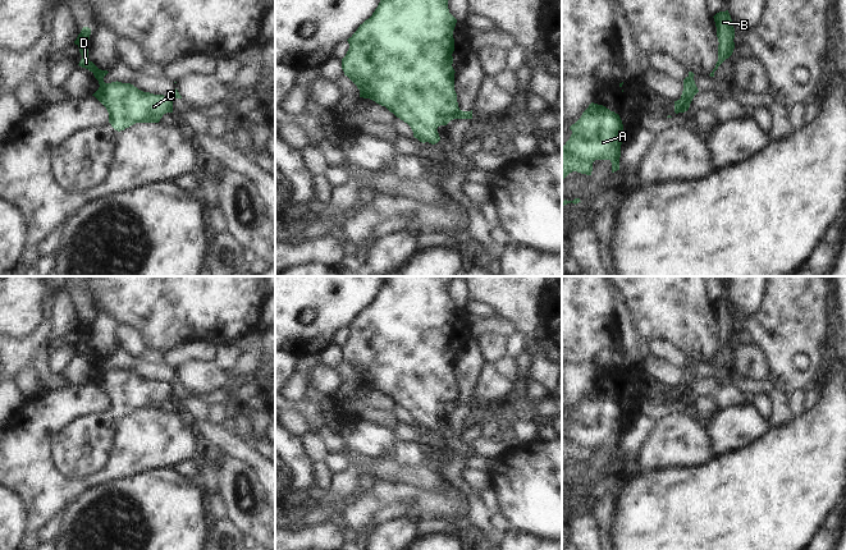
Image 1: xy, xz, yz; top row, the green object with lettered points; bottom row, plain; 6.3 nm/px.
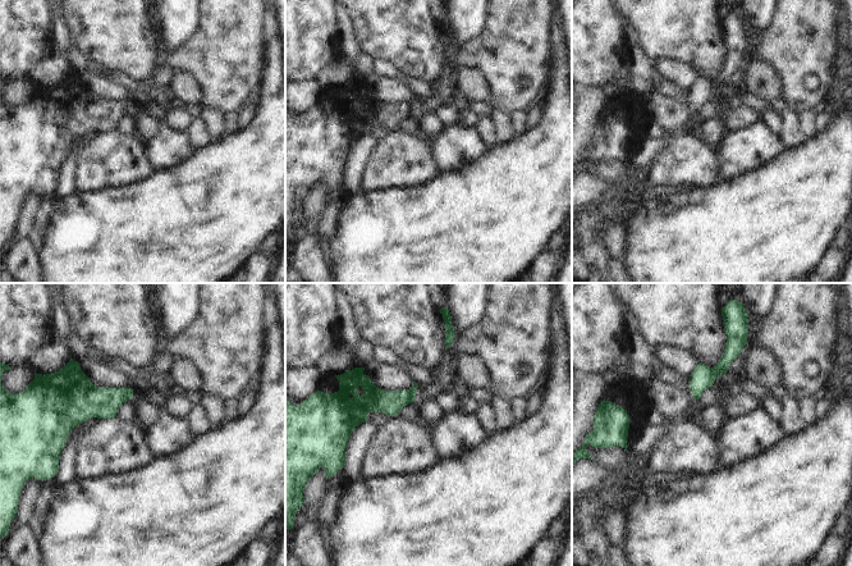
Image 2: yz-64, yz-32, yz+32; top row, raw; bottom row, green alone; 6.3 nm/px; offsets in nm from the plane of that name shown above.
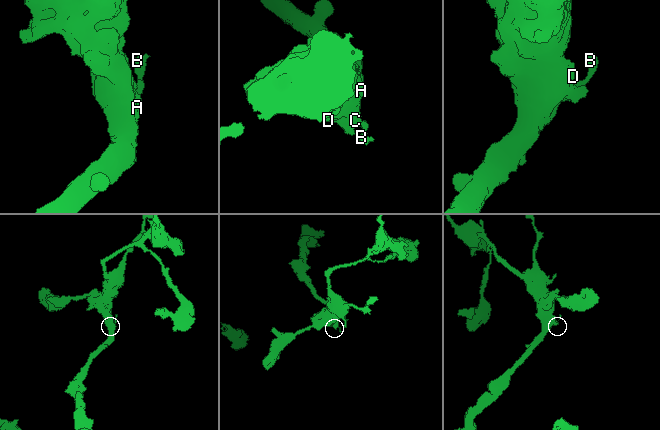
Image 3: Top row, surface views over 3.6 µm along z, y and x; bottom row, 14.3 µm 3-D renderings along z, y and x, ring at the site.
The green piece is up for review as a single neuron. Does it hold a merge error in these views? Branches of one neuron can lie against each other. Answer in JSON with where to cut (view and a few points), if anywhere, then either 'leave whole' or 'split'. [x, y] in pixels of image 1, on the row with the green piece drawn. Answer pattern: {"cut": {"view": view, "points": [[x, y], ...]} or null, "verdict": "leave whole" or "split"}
{"cut": {"view": "yz", "points": [[680, 99], [681, 104], [689, 105]]}, "verdict": "split"}

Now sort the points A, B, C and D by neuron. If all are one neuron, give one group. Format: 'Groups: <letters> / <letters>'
Groups: A C D / B

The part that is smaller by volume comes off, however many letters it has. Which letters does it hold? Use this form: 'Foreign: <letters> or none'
Foreign: B

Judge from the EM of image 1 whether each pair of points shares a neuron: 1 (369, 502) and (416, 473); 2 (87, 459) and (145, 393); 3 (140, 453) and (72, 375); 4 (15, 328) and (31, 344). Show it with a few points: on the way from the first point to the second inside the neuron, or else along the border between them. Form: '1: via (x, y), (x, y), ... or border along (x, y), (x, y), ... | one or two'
1: border along (375, 479), (411, 484), (429, 493) | two
2: via (90, 440), (126, 402) | one
3: border along (91, 381), (83, 385), (69, 386) | two
4: border along (42, 320), (26, 337), (13, 339) | two

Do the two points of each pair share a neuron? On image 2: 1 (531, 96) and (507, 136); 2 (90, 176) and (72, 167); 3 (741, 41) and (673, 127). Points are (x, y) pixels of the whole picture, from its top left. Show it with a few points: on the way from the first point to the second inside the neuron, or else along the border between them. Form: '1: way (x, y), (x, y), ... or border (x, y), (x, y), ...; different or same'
1: border (495, 108), (511, 114); different
2: border (90, 142), (78, 159), (78, 187); different
3: way (732, 63), (729, 69), (694, 105); same

